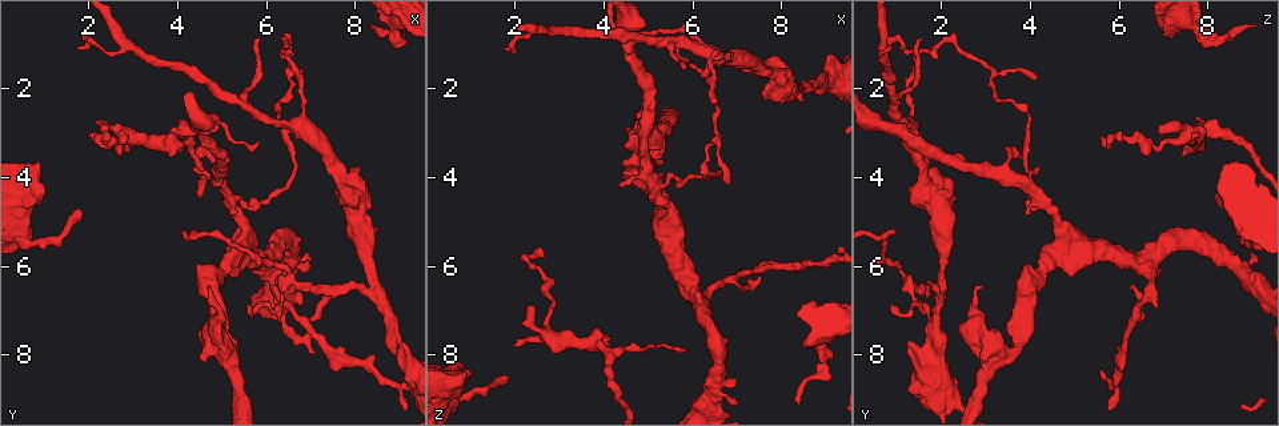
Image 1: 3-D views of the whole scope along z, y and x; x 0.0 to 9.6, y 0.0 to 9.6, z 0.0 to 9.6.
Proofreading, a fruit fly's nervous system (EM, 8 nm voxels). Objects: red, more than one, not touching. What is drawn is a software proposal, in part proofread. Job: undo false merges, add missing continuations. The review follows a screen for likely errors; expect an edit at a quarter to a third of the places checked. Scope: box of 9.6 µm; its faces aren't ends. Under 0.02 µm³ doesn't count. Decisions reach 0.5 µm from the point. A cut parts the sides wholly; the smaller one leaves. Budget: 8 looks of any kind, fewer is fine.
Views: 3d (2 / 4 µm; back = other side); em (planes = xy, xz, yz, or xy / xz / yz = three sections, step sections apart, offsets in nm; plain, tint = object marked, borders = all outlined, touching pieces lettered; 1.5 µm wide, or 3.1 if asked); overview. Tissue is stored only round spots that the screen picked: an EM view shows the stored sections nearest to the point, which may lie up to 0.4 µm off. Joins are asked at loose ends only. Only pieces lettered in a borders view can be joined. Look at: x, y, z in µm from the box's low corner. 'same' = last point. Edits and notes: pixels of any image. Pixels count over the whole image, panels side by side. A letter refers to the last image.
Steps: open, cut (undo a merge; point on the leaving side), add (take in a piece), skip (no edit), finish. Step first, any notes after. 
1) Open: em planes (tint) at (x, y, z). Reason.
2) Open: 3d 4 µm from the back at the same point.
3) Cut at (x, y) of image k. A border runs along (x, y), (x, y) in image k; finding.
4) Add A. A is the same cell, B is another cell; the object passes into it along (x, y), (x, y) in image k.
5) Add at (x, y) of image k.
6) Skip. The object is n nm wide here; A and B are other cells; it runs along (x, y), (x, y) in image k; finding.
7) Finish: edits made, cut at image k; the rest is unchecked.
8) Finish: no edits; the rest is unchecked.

Open: 3d 4 µm at (2.50, 3.05, 5.60). Tapers out.

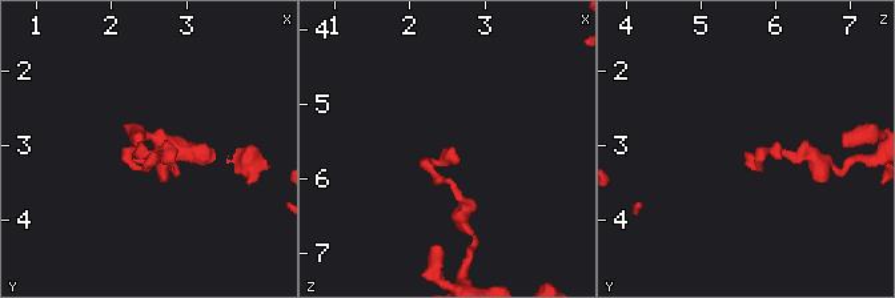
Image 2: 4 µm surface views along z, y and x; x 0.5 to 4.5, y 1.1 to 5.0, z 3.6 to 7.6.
Open: em xy step 4 (tint) at (2.60, 3.10, 5.60). Need the tissue.

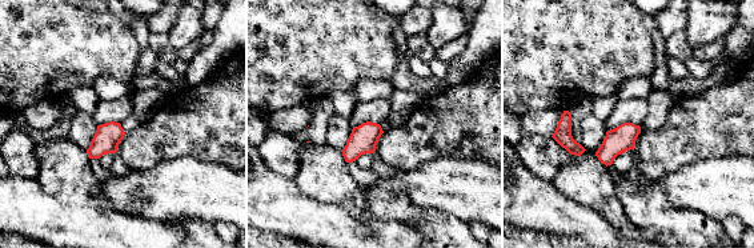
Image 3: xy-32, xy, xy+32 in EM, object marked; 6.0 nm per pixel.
Open: em planes (borders) at the same point. Another direction.

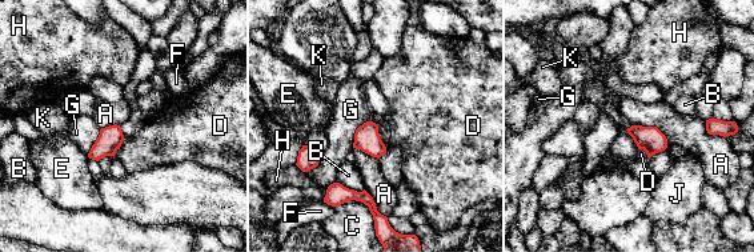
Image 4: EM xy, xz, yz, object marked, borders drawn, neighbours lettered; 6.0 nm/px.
Skip. A, B, C, D, E, F, G, H, J and K are other cells; a border runs along (632, 124), (654, 126), (668, 140) in image 4; no lettered piece goes on from it.

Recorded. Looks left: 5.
Open: em planes (borders) at (1.85, 4.80, 8.55). Thin end.

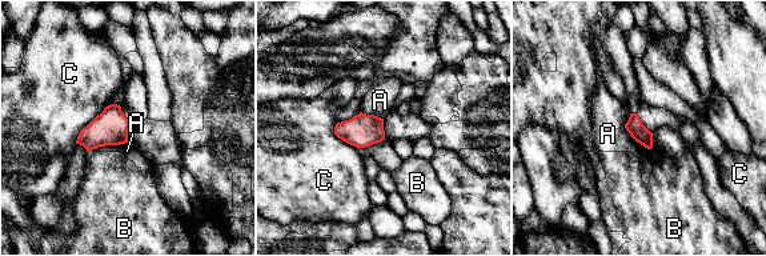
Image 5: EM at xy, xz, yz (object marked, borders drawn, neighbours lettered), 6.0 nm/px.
Skip. A, B and C are other cells; no lettered piece goes on from it.

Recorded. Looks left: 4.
Open: 3d 2 µm at (5.15, 8.00, 3.40). Arms part here.

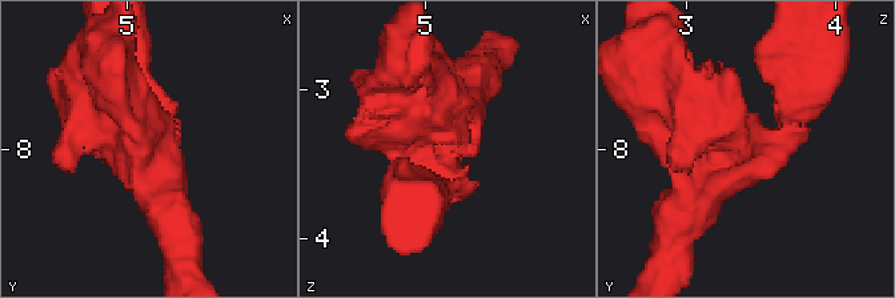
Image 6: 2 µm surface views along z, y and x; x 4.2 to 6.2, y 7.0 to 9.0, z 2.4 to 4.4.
Open: em planes (borders) at (5.10, 8.04, 3.34). 3 arms meet here; the arms are 300, 400, 400 nm wide; shape alone is not enough.

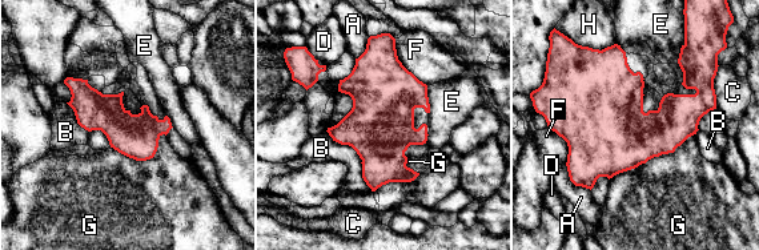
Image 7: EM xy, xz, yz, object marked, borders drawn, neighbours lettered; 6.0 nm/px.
Skip. The longest contact is with G, 600 nm; A, B, C, D, E, F, G and H are other cells; a border runs along (694, 133), (673, 152), (609, 178) in image 7; one neuron here.

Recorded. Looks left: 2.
Finish: no edits; the rest is unchecked.

